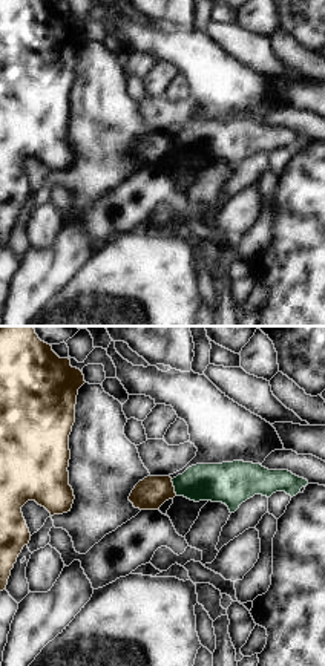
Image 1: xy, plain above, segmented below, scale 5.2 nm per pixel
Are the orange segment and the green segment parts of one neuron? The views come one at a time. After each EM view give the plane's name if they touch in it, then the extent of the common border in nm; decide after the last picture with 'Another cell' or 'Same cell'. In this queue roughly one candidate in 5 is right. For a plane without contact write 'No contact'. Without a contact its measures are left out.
Touches orange in xy. Shared border 90 nm

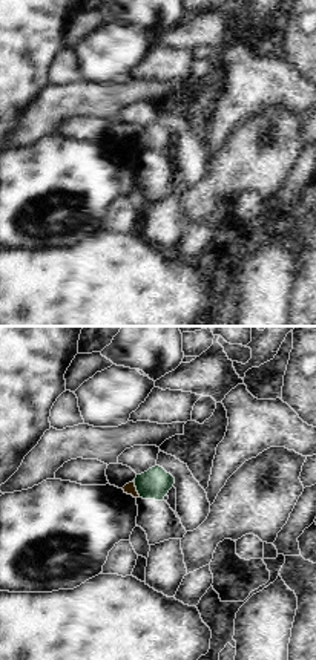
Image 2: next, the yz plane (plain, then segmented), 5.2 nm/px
Touches orange in yz. Shared border 100 nm

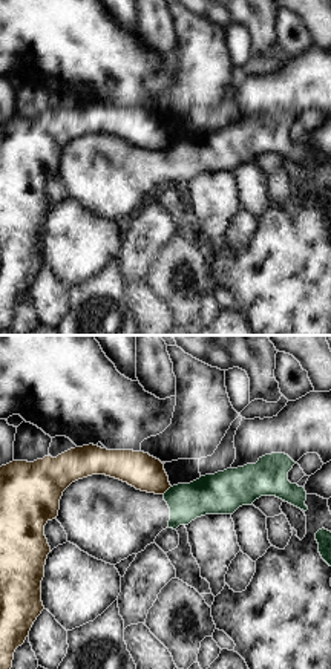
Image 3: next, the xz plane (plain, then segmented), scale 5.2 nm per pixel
Touches orange in xz. Shared border 60 nm

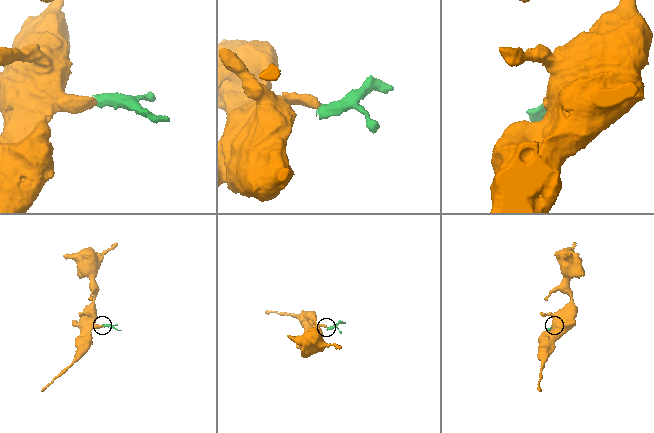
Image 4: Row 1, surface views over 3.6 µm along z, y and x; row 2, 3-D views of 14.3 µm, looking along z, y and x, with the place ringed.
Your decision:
Another cell

